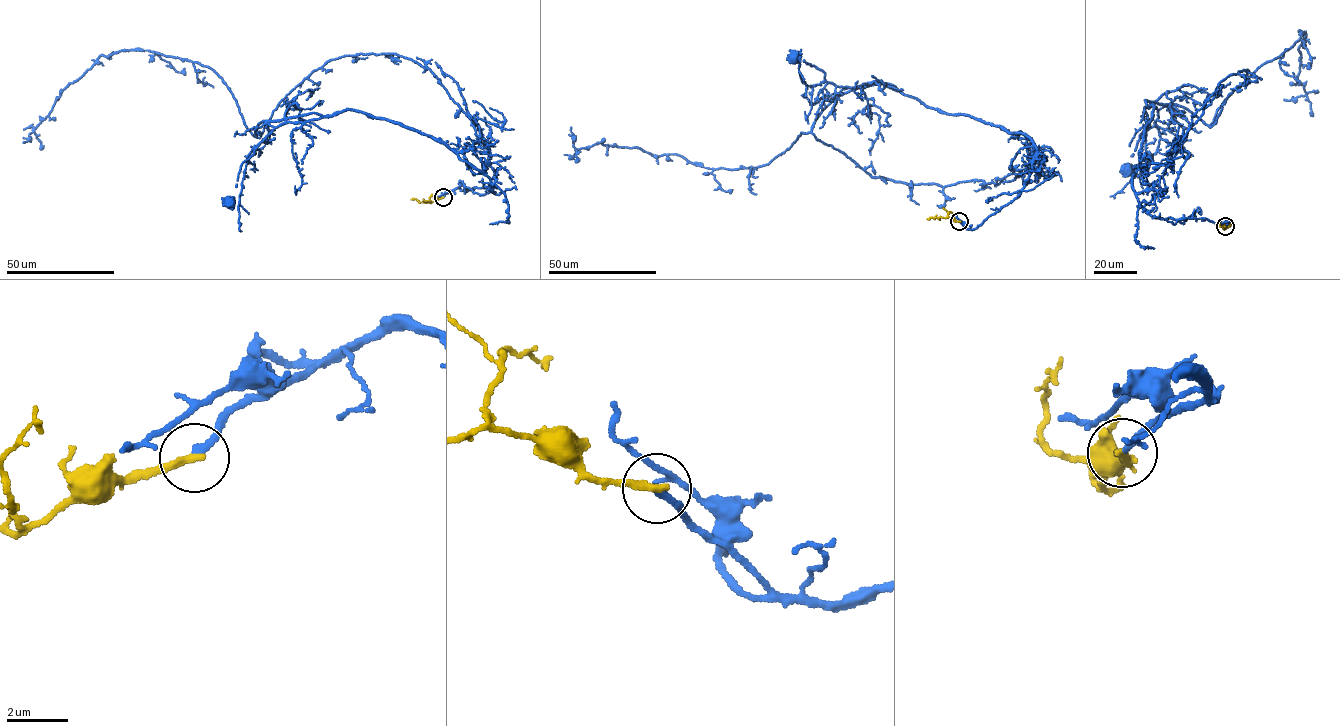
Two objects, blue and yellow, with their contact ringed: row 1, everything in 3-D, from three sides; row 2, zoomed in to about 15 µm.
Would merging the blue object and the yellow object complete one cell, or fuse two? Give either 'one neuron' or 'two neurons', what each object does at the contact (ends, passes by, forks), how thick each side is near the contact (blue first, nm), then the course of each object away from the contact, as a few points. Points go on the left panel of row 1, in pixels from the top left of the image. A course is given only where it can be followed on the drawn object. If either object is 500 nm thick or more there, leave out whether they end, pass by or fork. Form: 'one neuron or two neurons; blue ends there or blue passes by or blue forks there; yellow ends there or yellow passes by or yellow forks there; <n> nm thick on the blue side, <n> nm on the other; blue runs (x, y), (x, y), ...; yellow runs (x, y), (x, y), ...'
one neuron; blue ends there; yellow ends there; 200 nm thick on the blue side, 280 nm on the other; blue runs (443, 197), (494, 192), (438, 140), (350, 110), (281, 123), (248, 156), (238, 209), (228, 202); yellow runs (443, 197), (430, 203), (411, 199)

